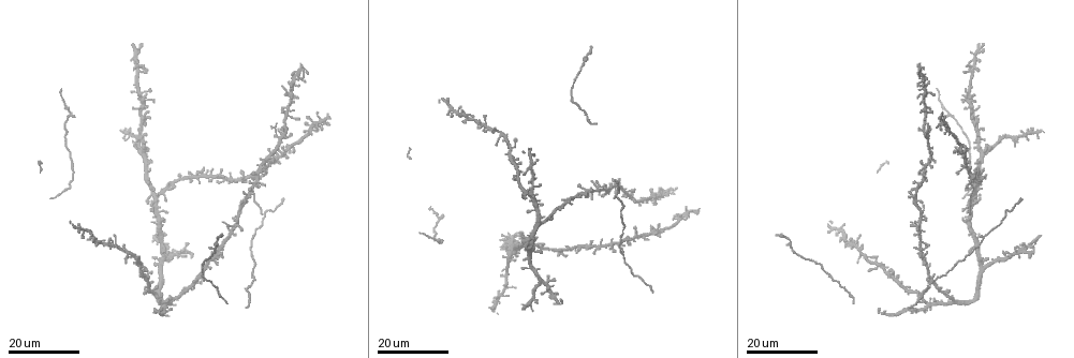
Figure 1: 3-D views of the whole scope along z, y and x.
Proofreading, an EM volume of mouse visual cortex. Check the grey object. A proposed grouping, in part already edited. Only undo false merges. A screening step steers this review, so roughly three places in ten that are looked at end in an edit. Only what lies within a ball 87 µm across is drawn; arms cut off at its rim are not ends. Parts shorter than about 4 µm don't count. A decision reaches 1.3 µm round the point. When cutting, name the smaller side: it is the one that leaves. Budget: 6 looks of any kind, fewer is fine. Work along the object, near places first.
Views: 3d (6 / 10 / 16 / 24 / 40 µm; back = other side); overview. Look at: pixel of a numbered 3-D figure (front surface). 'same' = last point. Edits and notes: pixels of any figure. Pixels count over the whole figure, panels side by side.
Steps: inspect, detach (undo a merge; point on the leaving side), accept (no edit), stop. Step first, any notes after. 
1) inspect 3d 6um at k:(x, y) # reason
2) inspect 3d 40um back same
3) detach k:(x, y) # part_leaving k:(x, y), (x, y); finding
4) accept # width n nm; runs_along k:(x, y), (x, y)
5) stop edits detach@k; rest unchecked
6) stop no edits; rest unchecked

inspect 3d 24um at 1:(280, 138) # small branch off a trunk

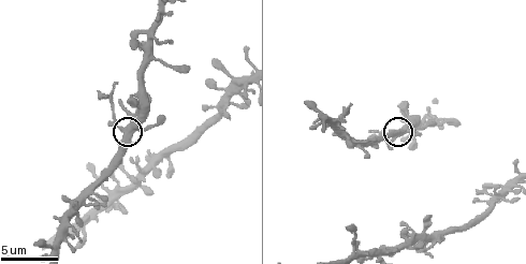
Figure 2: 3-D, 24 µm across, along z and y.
inspect 3d 10um at 2:(121, 128) # zoom in

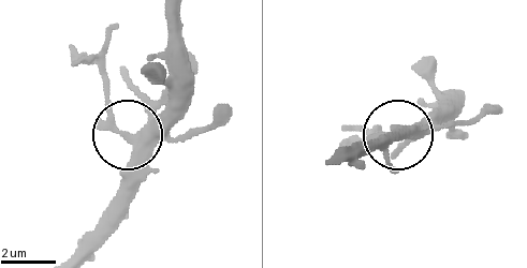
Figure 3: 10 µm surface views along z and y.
detach 3:(106, 87) # side_arm 5 um; part_leaving 3:(115, 128), (101, 61), (113, 29); a second cell is stuck on

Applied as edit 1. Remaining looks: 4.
inspect overview # see it whole again

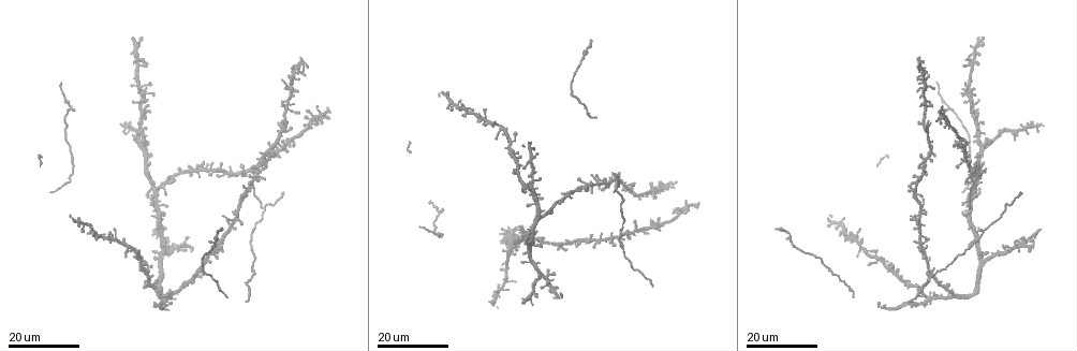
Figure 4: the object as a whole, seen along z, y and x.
inspect 3d 16um at 4:(139, 99)

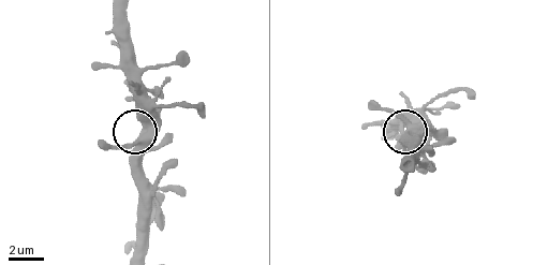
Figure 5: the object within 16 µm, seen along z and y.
inspect 3d 6um at 5:(406, 121)

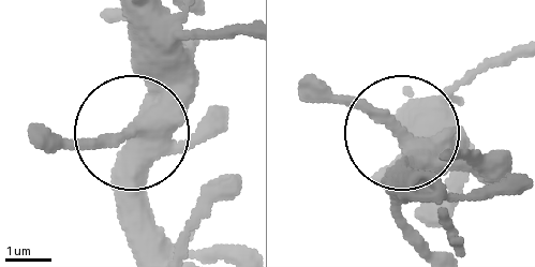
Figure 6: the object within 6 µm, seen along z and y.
accept # continuous, no second cell

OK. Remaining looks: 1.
stop edits detach@3; rest unchecked

